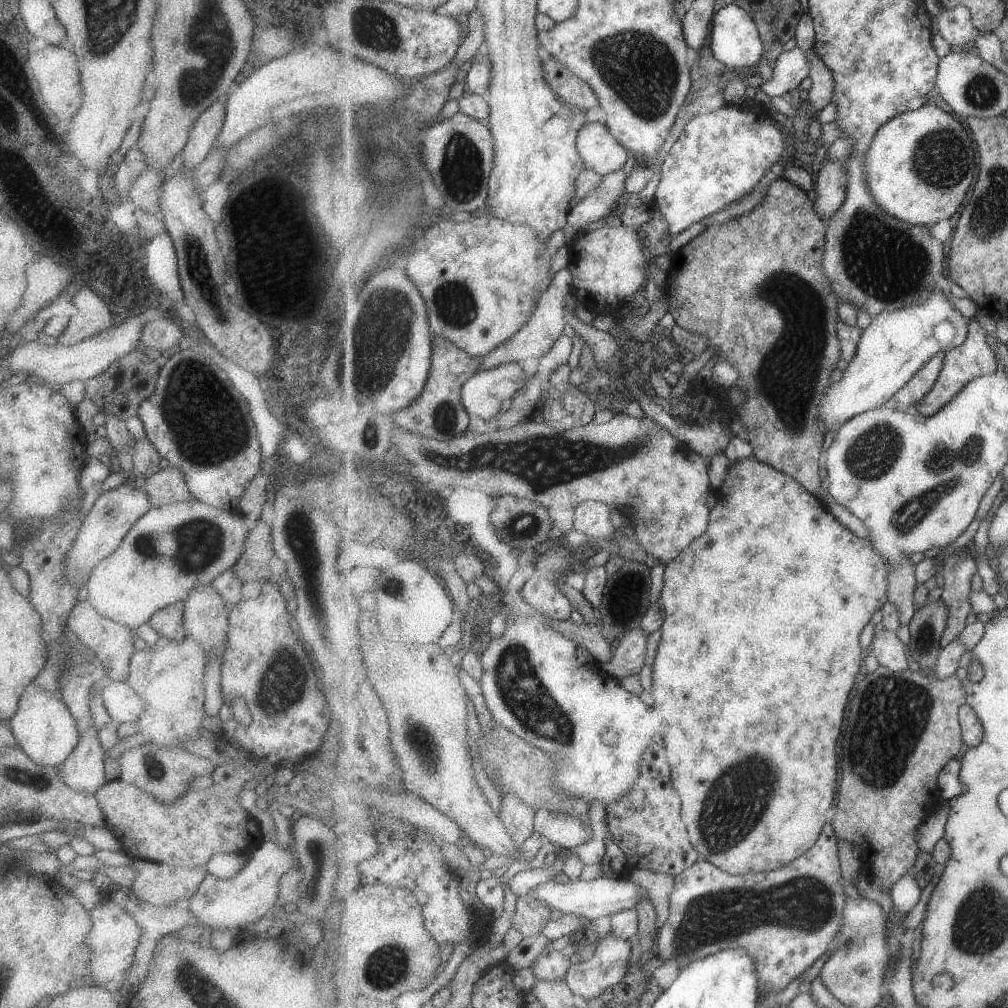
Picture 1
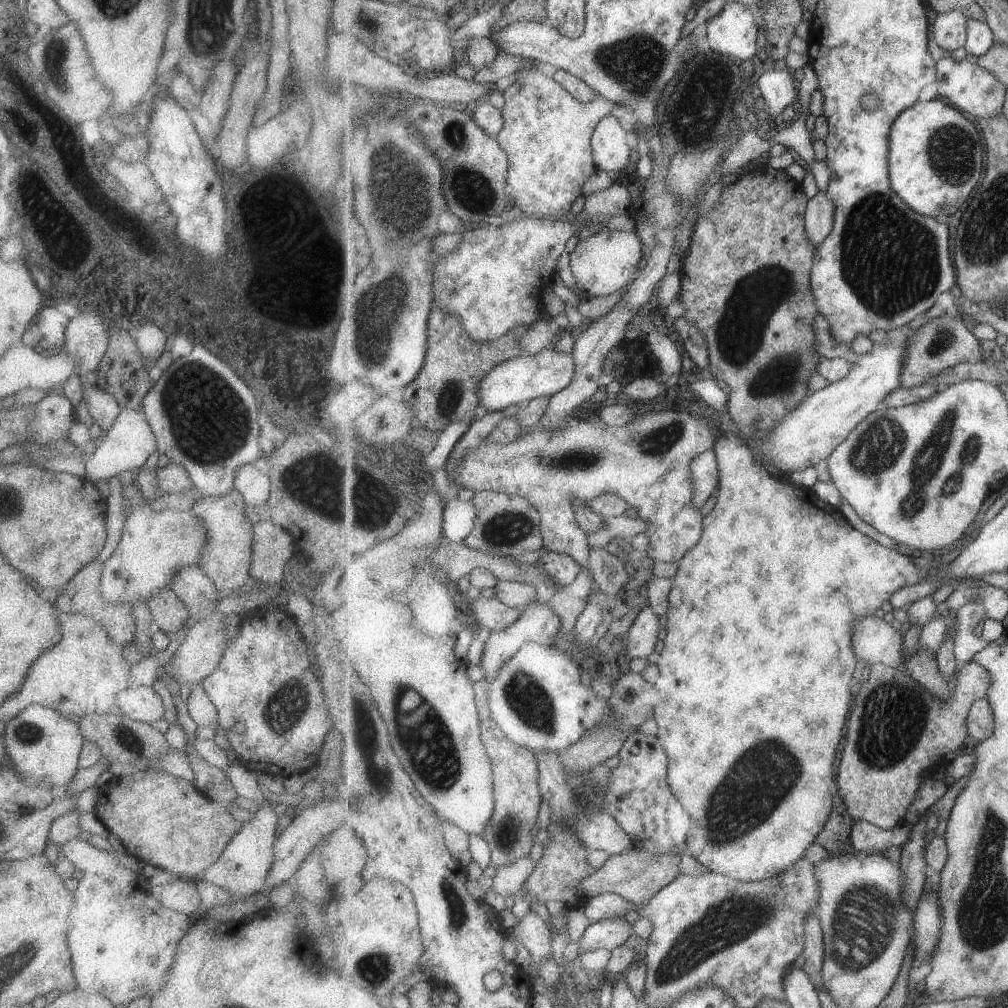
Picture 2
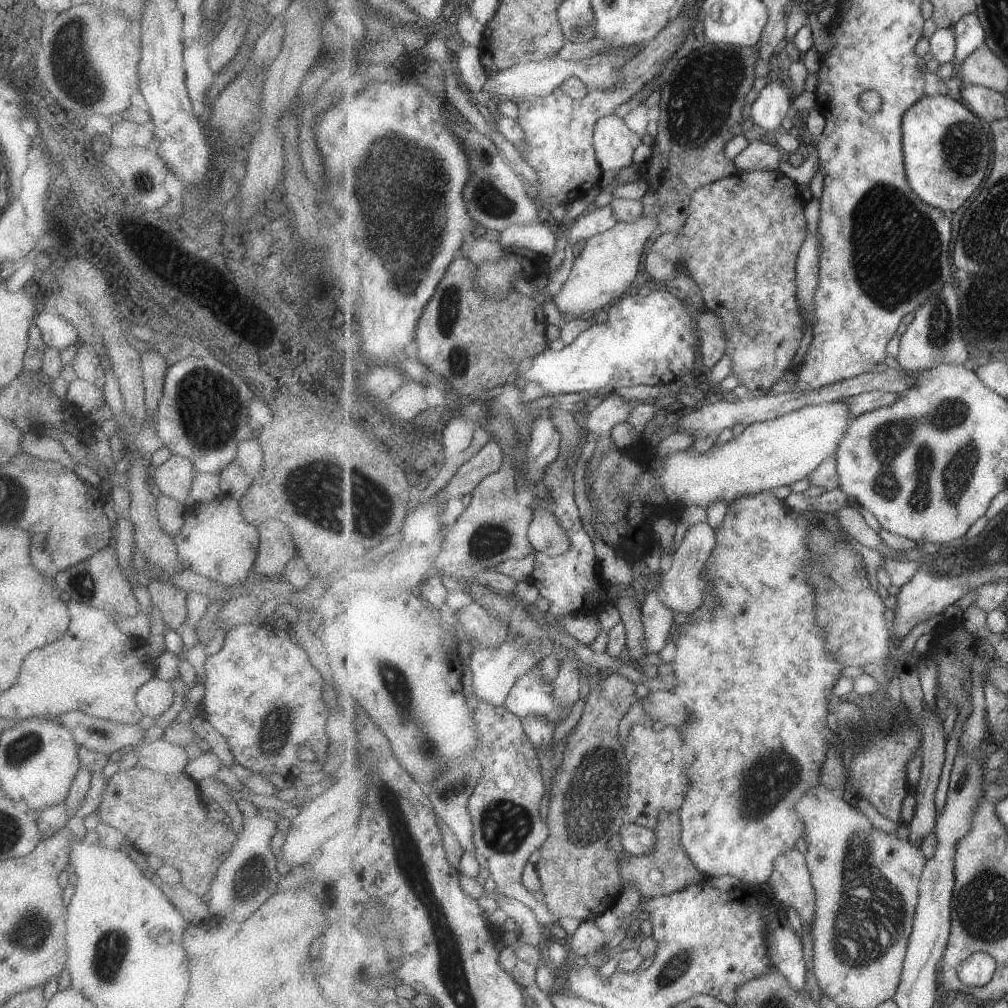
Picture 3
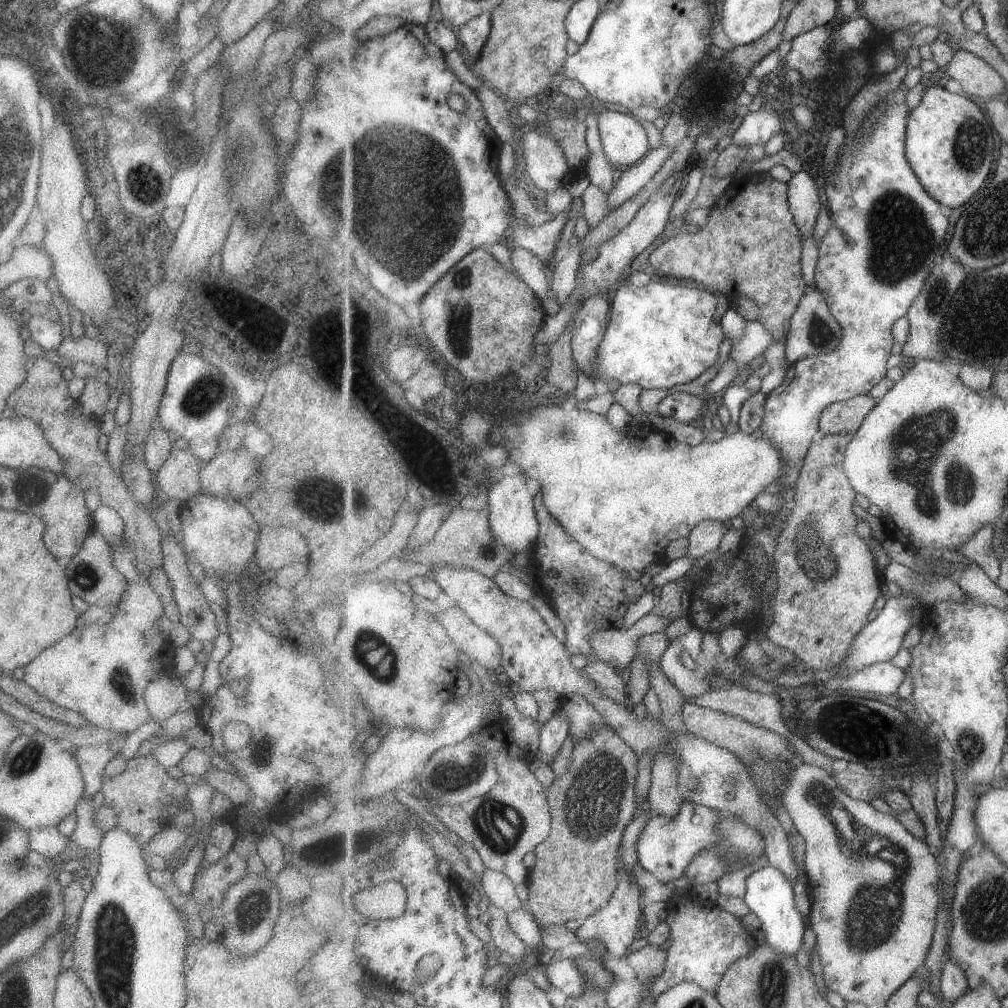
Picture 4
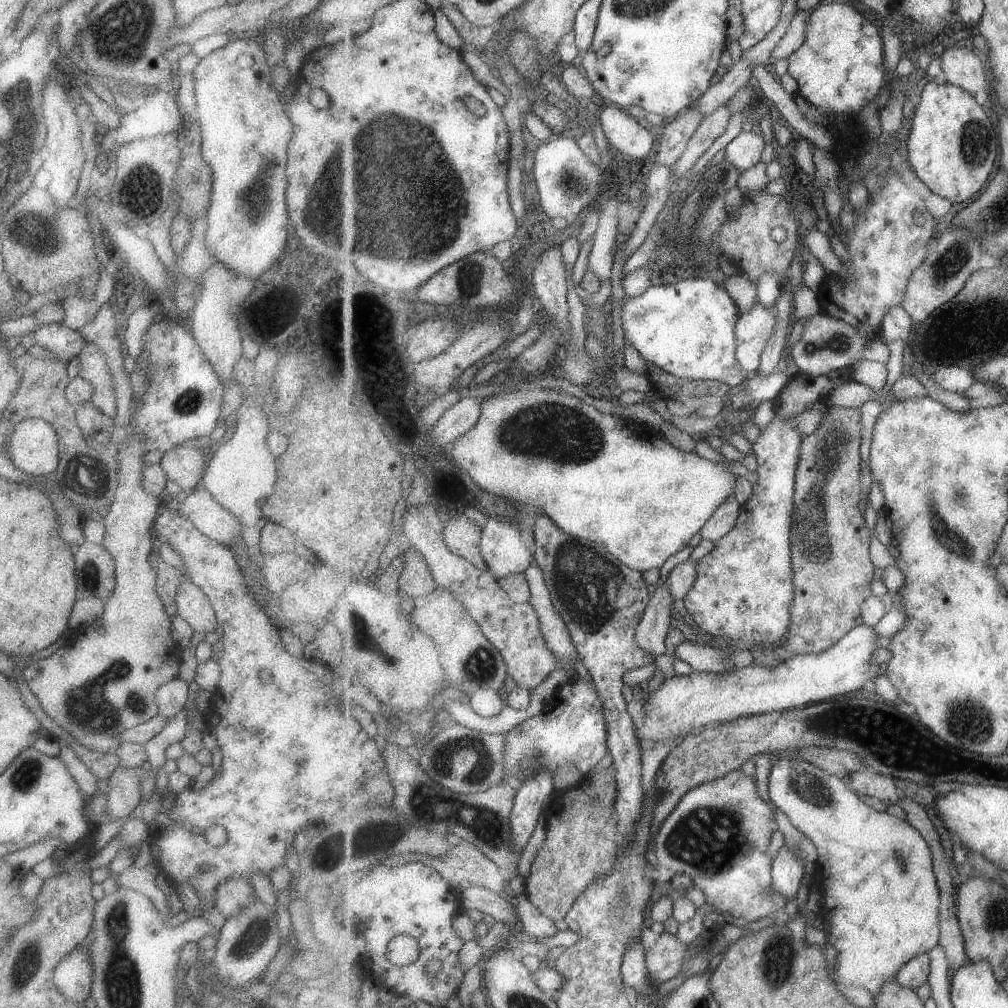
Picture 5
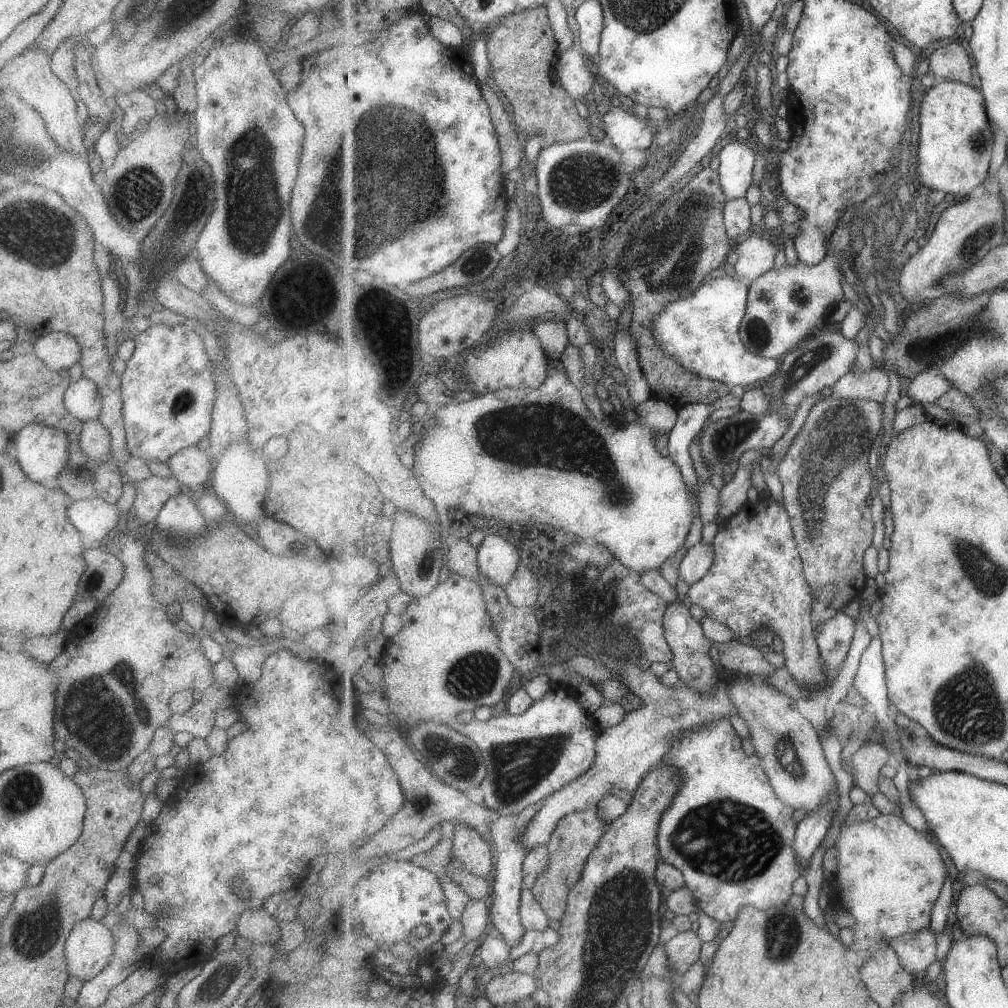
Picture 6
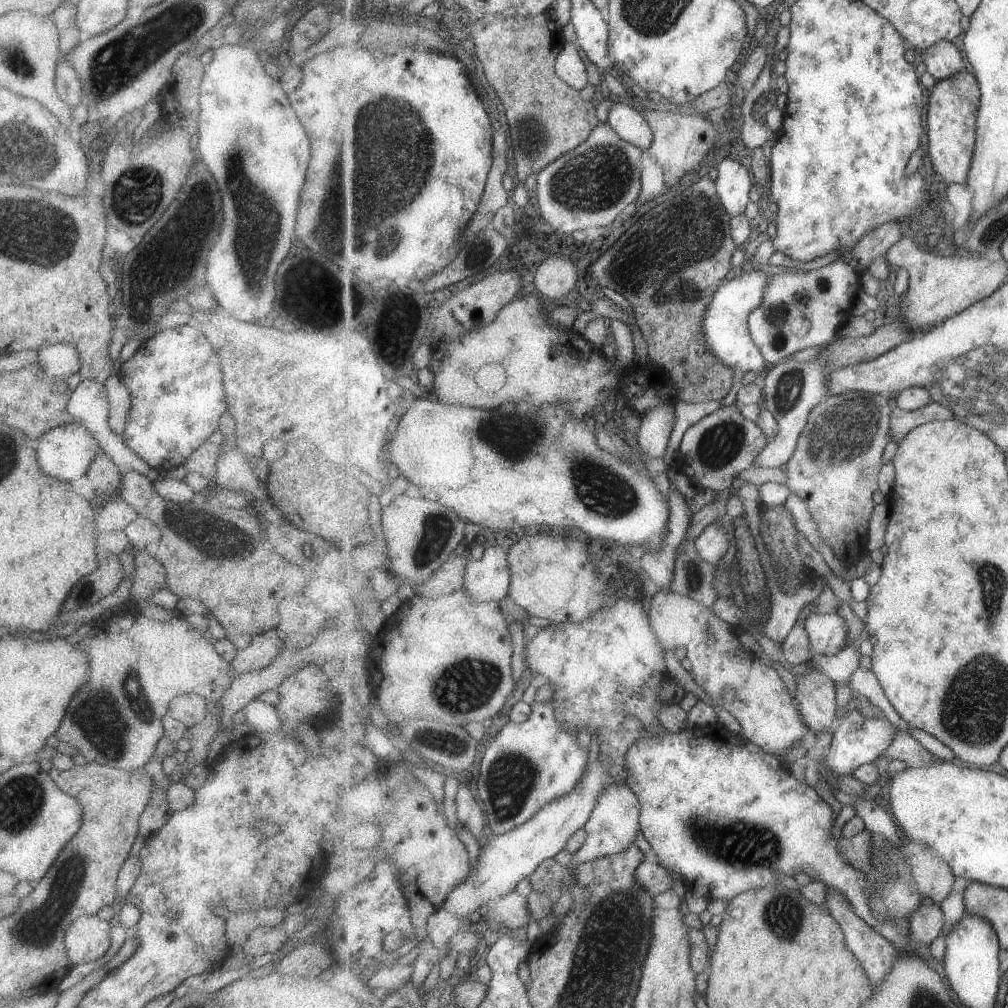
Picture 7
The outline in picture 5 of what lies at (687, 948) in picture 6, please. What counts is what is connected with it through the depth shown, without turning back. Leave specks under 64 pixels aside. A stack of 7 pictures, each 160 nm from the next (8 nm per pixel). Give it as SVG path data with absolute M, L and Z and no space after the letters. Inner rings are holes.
M666 932L655 938L652 948L645 954L649 982L659 986L662 982L678 976L685 962L687 946L677 936Z

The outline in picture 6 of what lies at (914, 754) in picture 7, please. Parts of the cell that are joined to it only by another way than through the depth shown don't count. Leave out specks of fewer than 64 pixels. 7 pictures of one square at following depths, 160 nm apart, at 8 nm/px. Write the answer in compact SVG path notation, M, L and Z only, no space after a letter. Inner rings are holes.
M877 741L865 743L852 756L851 765L855 770L857 786L868 792L869 795L880 792L881 771L892 762L891 750L888 745Z

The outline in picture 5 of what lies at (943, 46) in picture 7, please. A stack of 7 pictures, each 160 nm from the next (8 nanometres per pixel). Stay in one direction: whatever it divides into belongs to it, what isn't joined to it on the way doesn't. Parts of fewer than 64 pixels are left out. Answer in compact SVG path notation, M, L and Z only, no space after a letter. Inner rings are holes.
M966 43L945 45L940 49L942 72L945 74L946 80L949 83L967 89L973 96L981 89L988 92L989 89L994 86L994 84L989 81L989 78L987 78L987 72L985 72L985 64L983 64L983 60L981 60L981 58L975 53L976 52L974 52Z

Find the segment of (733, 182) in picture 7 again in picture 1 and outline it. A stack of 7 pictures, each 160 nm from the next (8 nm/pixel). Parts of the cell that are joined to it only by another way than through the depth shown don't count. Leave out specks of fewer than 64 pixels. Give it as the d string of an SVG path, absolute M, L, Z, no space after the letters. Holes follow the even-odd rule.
M794 47L784 52L777 61L774 75L765 81L761 90L768 96L788 97L788 92L799 88L799 84L810 76L810 60L804 50Z

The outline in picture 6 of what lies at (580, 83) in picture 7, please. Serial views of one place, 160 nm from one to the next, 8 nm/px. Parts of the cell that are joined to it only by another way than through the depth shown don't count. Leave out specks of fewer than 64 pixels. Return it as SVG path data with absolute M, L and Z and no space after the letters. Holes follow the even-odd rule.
M571 47L561 53L558 62L559 80L575 99L581 99L585 94L591 93L593 88L593 76L585 64L583 55L586 55L585 52Z

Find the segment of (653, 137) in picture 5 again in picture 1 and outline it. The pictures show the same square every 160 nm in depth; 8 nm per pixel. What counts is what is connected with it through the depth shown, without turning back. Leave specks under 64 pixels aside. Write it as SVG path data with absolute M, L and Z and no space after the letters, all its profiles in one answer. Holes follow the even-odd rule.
M605 121L587 123L578 134L578 149L587 169L604 176L623 168L629 149L617 140Z

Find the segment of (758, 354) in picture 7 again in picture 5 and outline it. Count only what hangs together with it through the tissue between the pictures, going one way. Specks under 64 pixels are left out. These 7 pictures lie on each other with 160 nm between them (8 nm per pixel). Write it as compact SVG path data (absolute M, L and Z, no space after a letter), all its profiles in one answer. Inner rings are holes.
M683 274L676 283L661 280L657 286L651 285L645 294L633 299L623 297L622 301L621 327L625 340L633 343L646 361L659 365L679 378L721 381L731 386L745 384L752 375L742 369L736 355L736 326L742 314L740 306L726 288L709 280L704 274Z

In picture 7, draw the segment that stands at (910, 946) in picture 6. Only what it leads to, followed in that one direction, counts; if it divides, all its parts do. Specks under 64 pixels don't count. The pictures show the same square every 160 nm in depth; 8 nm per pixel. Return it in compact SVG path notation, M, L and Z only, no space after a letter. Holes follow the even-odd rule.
M924 902L920 909L913 912L911 923L911 938L924 945L929 945L942 934L941 930L945 926L945 914L939 904L929 905Z

